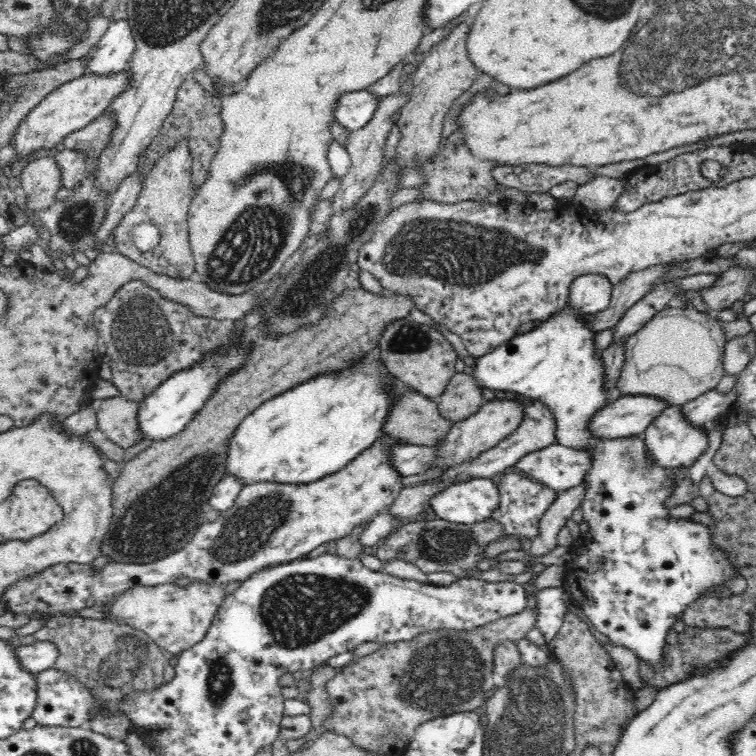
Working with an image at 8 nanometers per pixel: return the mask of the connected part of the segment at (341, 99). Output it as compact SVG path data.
M367 89L344 90L338 93L334 108L335 122L348 132L363 128L370 122L380 100Z

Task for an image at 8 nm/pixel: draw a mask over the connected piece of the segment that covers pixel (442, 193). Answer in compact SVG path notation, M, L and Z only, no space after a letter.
M458 127L450 136L446 136L438 145L433 158L414 158L414 166L424 178L424 182L418 186L423 201L433 200L442 204L458 204L467 200L481 201L498 188L498 180L493 176L493 171L498 169L501 163L472 152L472 147L466 144L463 131L464 128Z

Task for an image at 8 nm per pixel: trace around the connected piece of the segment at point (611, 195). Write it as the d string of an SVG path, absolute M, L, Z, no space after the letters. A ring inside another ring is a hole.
M605 176L597 177L592 182L579 186L573 197L576 206L589 210L606 210L617 202L624 191L626 179L615 180Z

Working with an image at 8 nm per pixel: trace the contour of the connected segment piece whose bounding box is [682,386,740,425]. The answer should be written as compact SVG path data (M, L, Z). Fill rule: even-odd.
M735 386L728 392L718 392L714 388L682 405L682 409L694 425L702 425L719 418L725 411L730 411L738 398L740 398L740 391Z

